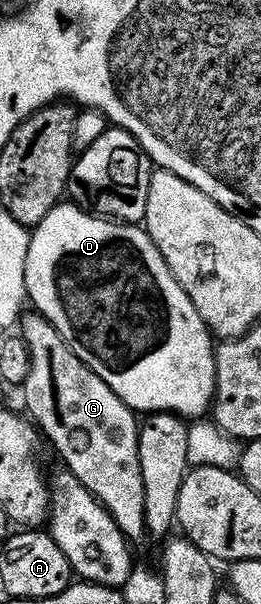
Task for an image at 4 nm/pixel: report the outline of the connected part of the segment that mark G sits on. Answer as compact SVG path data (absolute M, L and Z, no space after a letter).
M28 310L20 317L18 325L18 334L26 342L28 353L30 354L30 370L26 374L22 385L24 391L24 404L28 407L27 415L30 417L31 423L42 433L46 439L52 443L52 448L58 455L64 459L63 467L74 474L74 478L78 478L78 482L82 482L82 486L86 486L86 490L92 495L99 504L108 511L110 518L114 518L114 522L118 526L118 530L130 542L145 539L146 529L144 527L144 491L142 490L142 466L138 466L138 434L140 426L138 416L133 409L126 406L126 402L122 402L122 398L118 398L118 394L114 394L114 390L110 390L110 386L106 386L106 382L102 382L102 378L98 378L98 374L94 374L94 370L90 370L90 366L86 366L86 362L82 362L82 358L78 358L78 354L74 354L71 346L64 343L63 338L58 334L58 330L45 316L41 316L35 310Z

